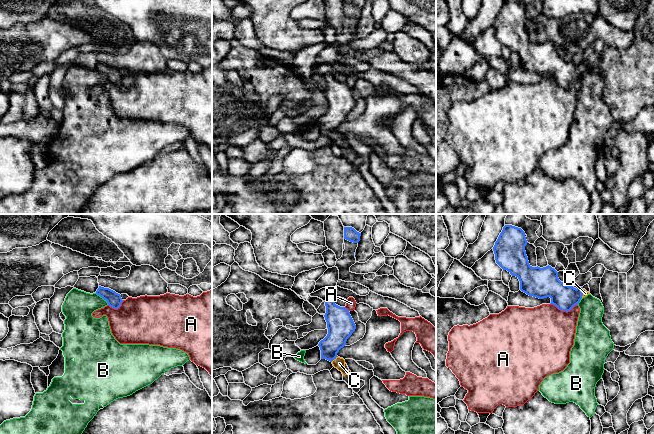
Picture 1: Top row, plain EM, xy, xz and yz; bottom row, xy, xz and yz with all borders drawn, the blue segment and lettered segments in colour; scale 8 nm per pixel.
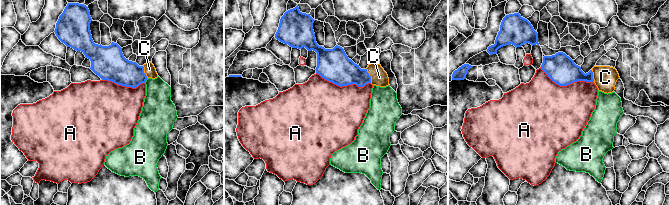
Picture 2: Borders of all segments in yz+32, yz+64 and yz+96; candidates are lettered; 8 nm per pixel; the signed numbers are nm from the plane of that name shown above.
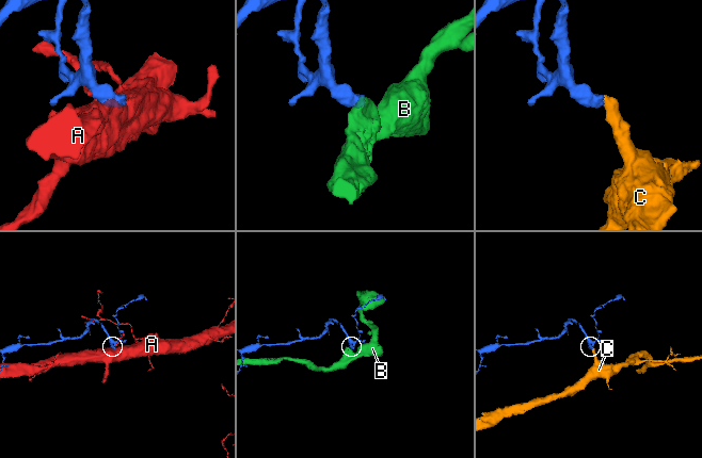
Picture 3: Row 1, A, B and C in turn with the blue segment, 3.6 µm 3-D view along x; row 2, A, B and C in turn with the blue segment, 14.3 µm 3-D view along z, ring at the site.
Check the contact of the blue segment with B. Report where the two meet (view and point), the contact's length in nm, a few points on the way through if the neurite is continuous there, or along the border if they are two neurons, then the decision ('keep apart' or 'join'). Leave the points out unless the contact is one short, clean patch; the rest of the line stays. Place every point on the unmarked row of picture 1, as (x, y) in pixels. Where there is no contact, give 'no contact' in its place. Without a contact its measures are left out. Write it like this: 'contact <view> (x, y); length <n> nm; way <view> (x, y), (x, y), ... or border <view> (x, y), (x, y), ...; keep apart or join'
contact xy (102, 73); length 140 nm; border xy (95, 69), (101, 72), (108, 80); keep apart

